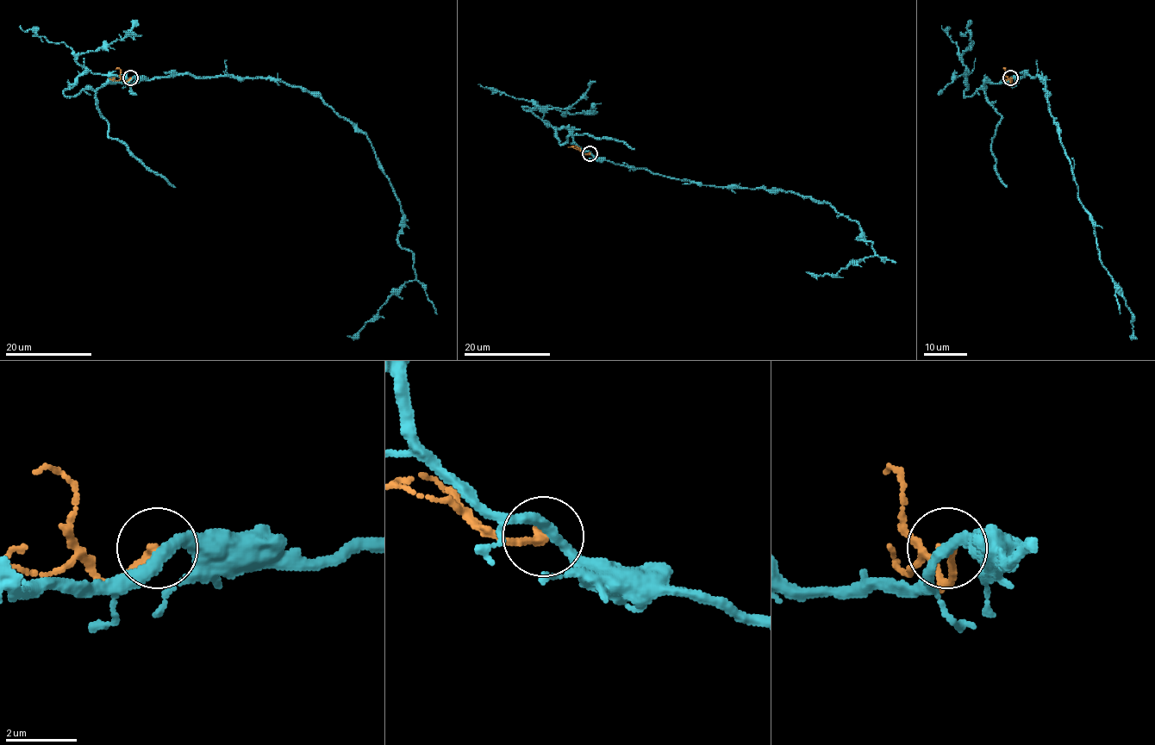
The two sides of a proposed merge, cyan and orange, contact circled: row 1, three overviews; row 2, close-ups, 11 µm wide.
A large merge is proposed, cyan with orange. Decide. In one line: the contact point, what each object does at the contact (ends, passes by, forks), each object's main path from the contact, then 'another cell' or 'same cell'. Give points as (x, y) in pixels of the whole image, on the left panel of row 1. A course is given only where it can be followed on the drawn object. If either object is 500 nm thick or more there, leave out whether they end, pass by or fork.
at (130, 77); cyan passes by; orange ends there; cyan runs (131, 77), (281, 79), (315, 92), (366, 136), (400, 205), (398, 244), (412, 253), (415, 278), (346, 336); orange runs (131, 77), (124, 82), (120, 70), (115, 69); another cell

